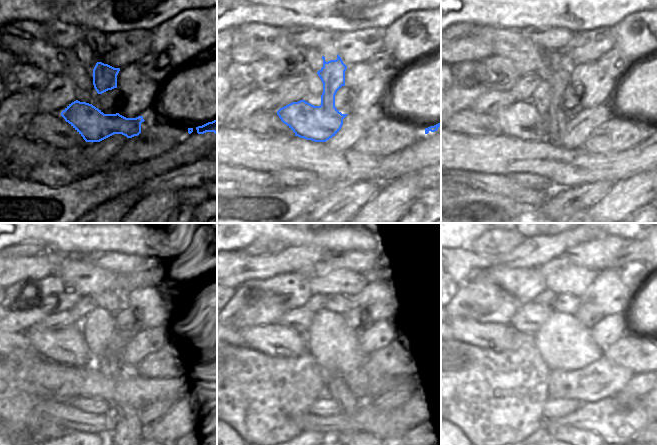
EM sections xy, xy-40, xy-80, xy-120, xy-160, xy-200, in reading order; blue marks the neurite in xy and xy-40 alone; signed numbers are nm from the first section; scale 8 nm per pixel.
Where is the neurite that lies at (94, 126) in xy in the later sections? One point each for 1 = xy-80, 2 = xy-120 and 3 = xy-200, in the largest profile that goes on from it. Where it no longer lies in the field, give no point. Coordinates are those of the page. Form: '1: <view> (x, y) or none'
1: xy-80 (521, 120)
2: xy-120 (67, 346)
3: xy-200 (498, 337)

